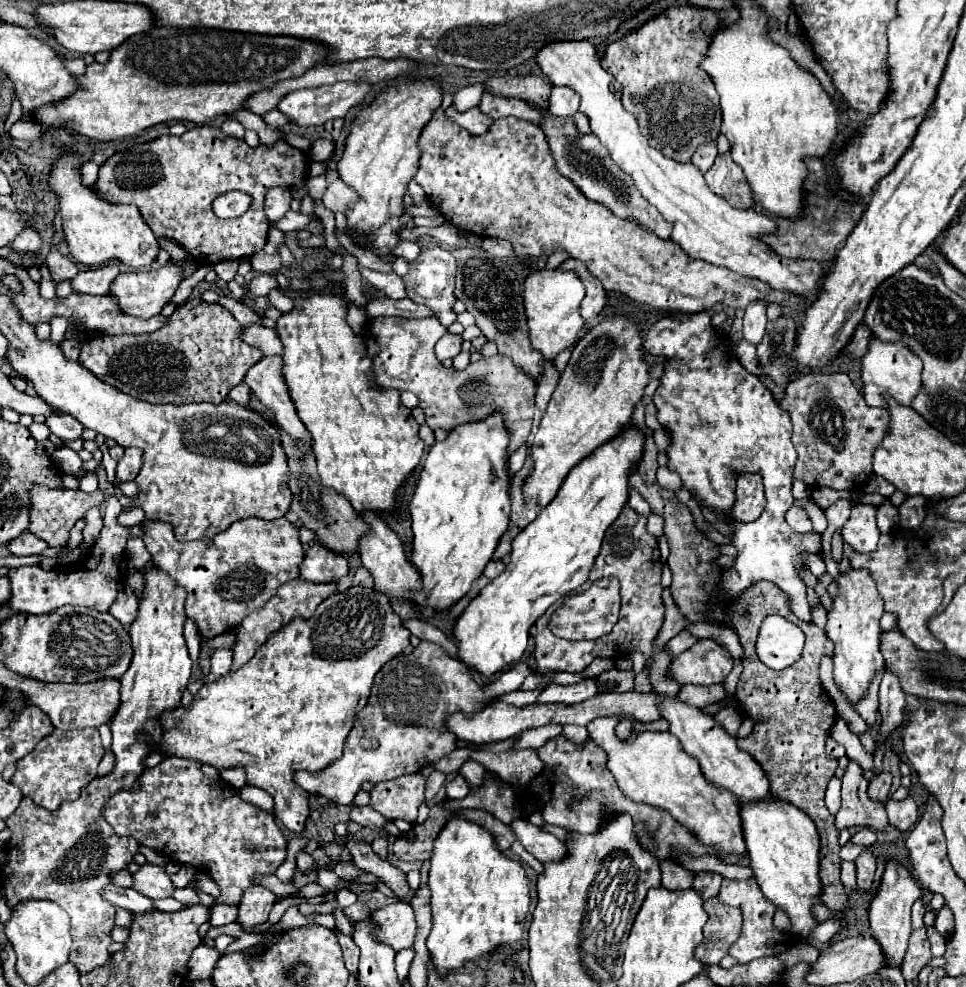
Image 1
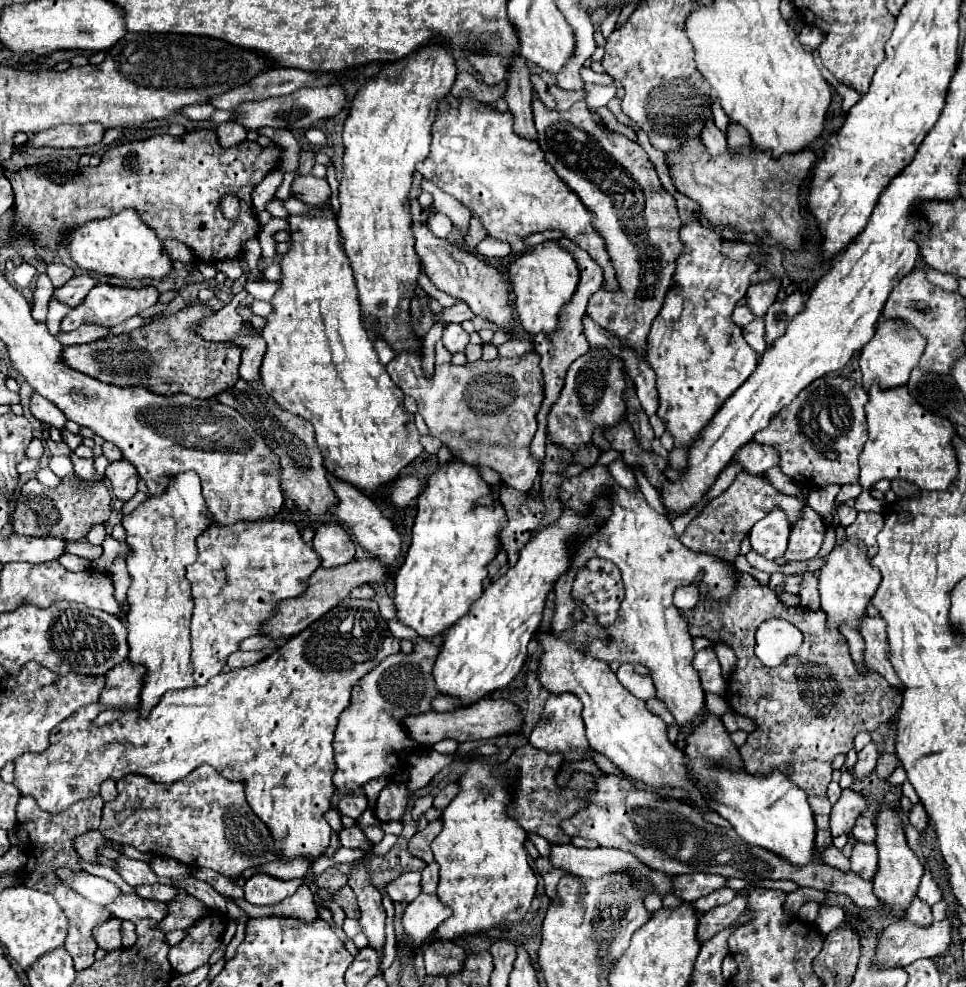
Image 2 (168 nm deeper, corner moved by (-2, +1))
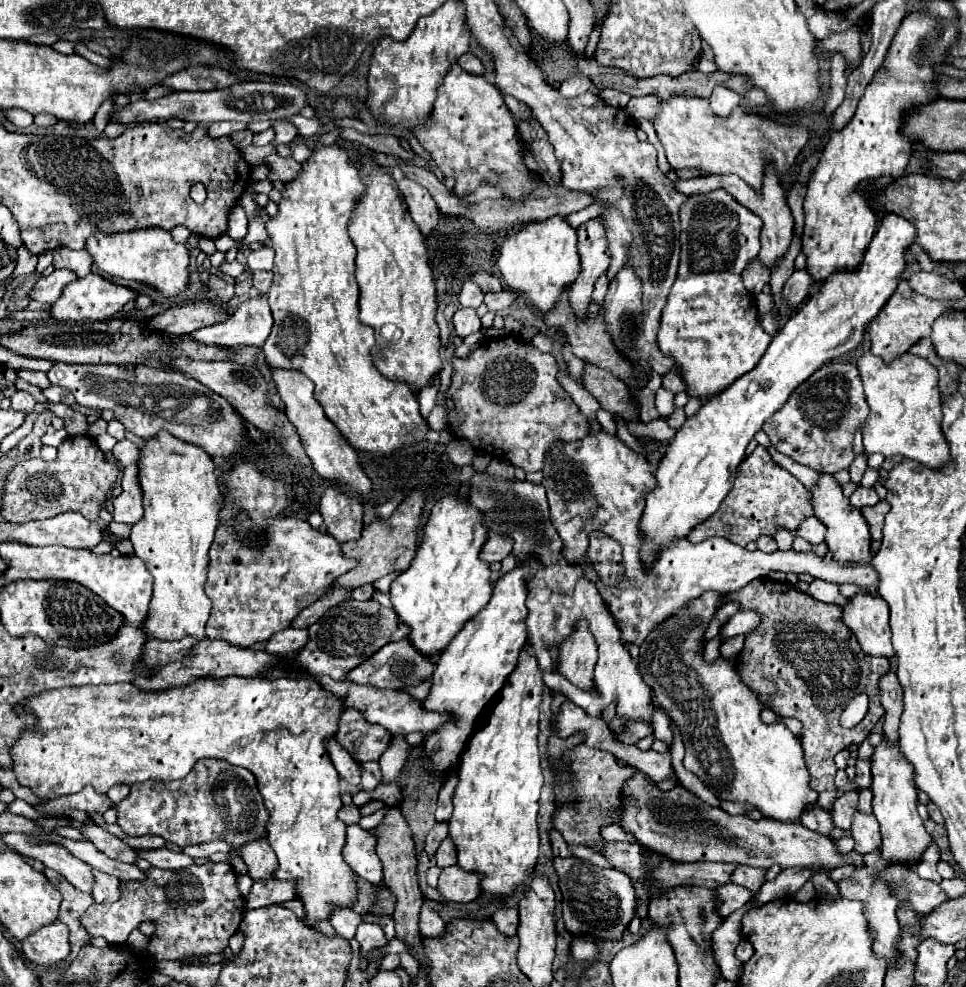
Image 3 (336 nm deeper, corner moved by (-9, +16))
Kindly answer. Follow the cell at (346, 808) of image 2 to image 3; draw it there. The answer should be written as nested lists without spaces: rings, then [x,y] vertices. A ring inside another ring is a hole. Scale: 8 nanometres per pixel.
[[[329,740],[327,752],[331,756],[331,762],[335,764],[335,770],[339,772],[341,778],[345,778],[351,786],[359,786],[361,784],[361,770],[359,764],[349,756],[349,752],[345,752],[345,748],[341,748],[341,744],[337,744],[337,740]]]

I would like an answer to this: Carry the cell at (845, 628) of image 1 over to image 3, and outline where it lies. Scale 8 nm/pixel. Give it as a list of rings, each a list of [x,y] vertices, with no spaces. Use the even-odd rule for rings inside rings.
[[[821,474],[821,478],[817,480],[813,492],[813,508],[815,514],[819,516],[819,520],[823,524],[827,524],[827,536],[825,542],[833,554],[833,560],[837,562],[853,562],[853,564],[869,564],[873,558],[871,552],[871,534],[869,534],[869,526],[861,514],[861,510],[853,508],[849,504],[849,500],[843,496],[841,486],[835,482],[835,478],[831,474]]]

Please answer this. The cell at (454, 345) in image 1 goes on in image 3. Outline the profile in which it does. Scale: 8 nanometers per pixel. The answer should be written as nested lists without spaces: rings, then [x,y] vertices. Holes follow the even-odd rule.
[[[459,308],[453,316],[453,326],[457,336],[461,338],[481,330],[481,322],[479,322],[479,316],[475,314],[475,308]]]

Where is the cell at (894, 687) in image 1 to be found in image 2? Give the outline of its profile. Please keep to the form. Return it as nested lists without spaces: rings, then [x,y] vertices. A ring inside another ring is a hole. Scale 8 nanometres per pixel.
[[[874,743],[866,745],[860,753],[858,753],[858,761],[850,771],[850,775],[854,777],[854,781],[864,781],[876,767],[876,759],[878,759],[878,749]]]

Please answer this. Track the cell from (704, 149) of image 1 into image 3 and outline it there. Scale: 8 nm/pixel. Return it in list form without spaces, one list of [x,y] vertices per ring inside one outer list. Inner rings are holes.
[[[715,86],[715,90],[713,90],[713,94],[711,94],[709,102],[711,102],[711,110],[713,110],[717,116],[727,118],[727,116],[729,116],[729,112],[731,112],[733,108],[737,108],[737,106],[739,106],[741,96],[739,96],[739,94],[735,94],[733,90],[725,88],[725,86]]]

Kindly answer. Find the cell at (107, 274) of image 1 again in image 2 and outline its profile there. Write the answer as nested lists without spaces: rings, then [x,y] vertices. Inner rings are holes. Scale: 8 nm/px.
[[[78,275],[78,277],[72,277],[70,281],[66,281],[62,287],[56,287],[52,297],[58,299],[60,303],[64,305],[70,305],[70,307],[76,307],[78,303],[84,301],[86,293],[96,285],[96,281],[88,275]]]

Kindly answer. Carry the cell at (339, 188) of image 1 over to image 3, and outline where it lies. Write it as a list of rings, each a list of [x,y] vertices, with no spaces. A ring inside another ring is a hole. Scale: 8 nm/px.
[[[271,154],[269,162],[273,164],[271,180],[281,180],[281,182],[293,182],[301,174],[301,164],[295,162],[293,158],[281,158],[279,154]]]

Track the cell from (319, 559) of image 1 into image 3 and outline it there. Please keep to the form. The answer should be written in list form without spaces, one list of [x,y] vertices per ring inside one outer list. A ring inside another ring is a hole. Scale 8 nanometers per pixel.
[[[329,488],[321,498],[319,512],[325,520],[327,534],[337,538],[341,544],[361,538],[363,504],[353,500],[353,496],[345,496],[345,492],[337,488]]]

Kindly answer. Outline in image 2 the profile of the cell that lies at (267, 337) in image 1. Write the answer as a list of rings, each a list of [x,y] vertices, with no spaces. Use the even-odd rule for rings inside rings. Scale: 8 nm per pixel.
[[[243,289],[236,294],[226,307],[210,313],[206,319],[202,319],[196,325],[196,335],[200,335],[206,341],[232,341],[234,337],[248,333],[250,323],[244,323],[242,317],[236,311],[239,300],[247,298],[249,293]]]

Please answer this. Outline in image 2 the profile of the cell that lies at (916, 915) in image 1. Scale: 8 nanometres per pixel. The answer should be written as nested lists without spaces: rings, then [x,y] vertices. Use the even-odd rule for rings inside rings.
[[[924,873],[922,875],[922,883],[920,883],[920,889],[918,889],[918,895],[928,905],[934,905],[936,901],[942,899],[942,889],[938,887],[938,883],[932,879],[930,873]]]

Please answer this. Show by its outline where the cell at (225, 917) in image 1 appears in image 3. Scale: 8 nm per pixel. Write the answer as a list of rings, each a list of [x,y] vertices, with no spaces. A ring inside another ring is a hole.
[[[167,848],[141,852],[141,858],[149,860],[155,868],[163,868],[163,870],[181,870],[181,868],[191,868],[195,864],[195,860],[189,858],[187,854],[173,852],[173,850],[167,850]]]

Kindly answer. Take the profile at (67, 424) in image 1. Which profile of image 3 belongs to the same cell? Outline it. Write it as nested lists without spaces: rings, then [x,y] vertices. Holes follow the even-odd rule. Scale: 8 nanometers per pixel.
[[[19,370],[19,372],[17,372],[17,376],[19,376],[21,380],[25,380],[25,382],[29,382],[29,384],[33,384],[33,386],[39,386],[41,390],[45,390],[45,388],[49,388],[49,386],[51,386],[51,384],[49,384],[49,380],[47,380],[47,376],[45,376],[45,372]]]

